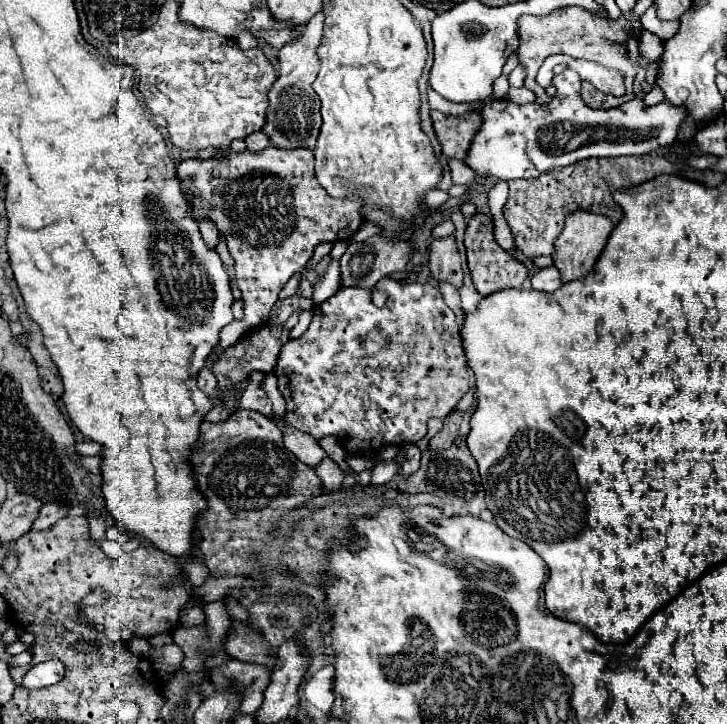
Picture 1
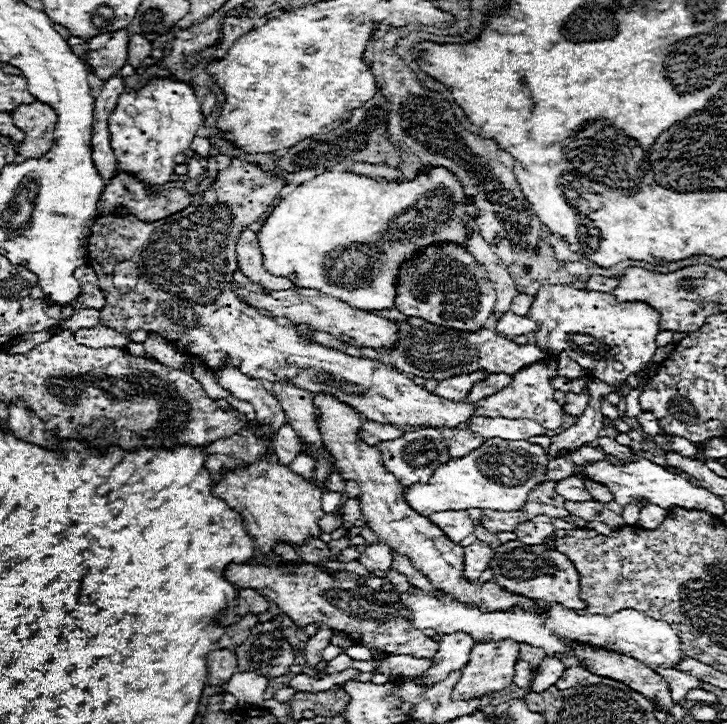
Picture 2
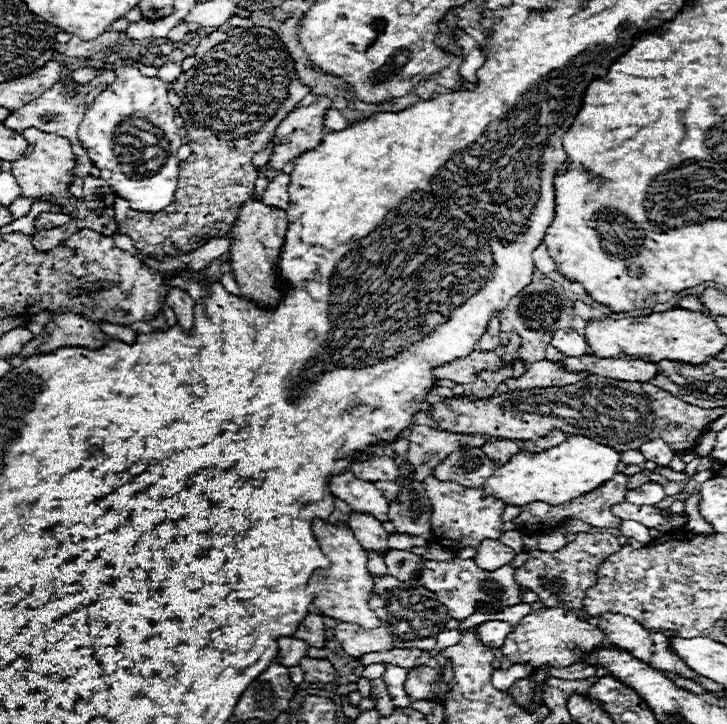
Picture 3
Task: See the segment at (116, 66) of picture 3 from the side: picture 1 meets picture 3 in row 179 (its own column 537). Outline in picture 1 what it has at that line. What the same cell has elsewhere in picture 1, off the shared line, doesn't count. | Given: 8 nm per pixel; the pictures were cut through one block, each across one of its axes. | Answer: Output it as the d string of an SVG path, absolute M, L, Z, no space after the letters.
M564 70L562 74L554 76L556 94L548 104L516 104L510 100L490 100L482 106L482 126L476 132L464 164L470 166L478 176L496 176L498 180L514 180L514 178L538 178L550 170L572 166L586 158L602 158L602 156L626 156L626 154L648 154L660 146L670 146L678 134L678 122L684 118L684 110L670 106L666 100L656 106L644 106L642 98L632 98L618 108L610 110L592 110L584 104L580 96L582 78L572 72Z

